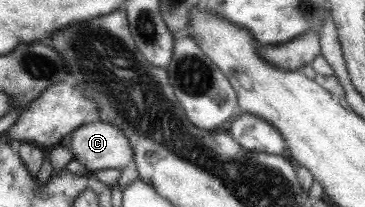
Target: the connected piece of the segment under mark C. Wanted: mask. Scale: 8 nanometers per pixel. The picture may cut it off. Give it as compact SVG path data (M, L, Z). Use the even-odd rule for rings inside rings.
M89 120L73 130L64 140L72 159L87 168L89 174L103 169L121 170L132 163L132 149L122 131L102 120Z

